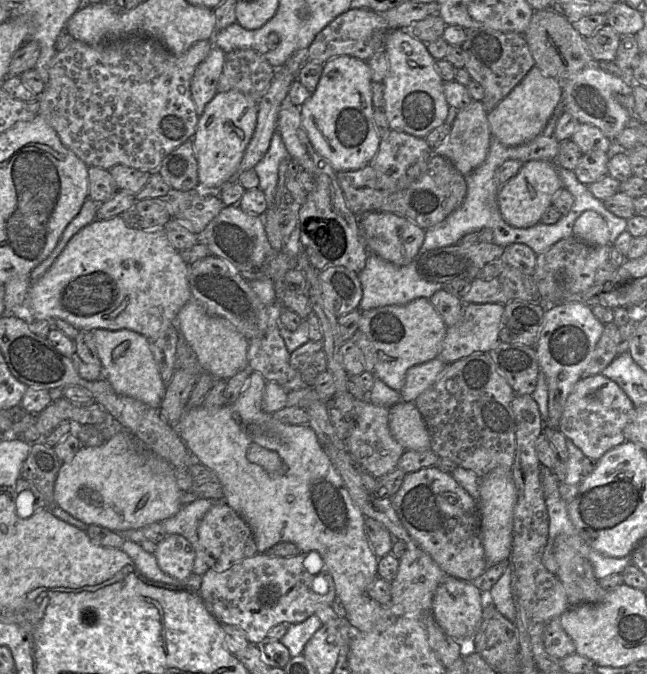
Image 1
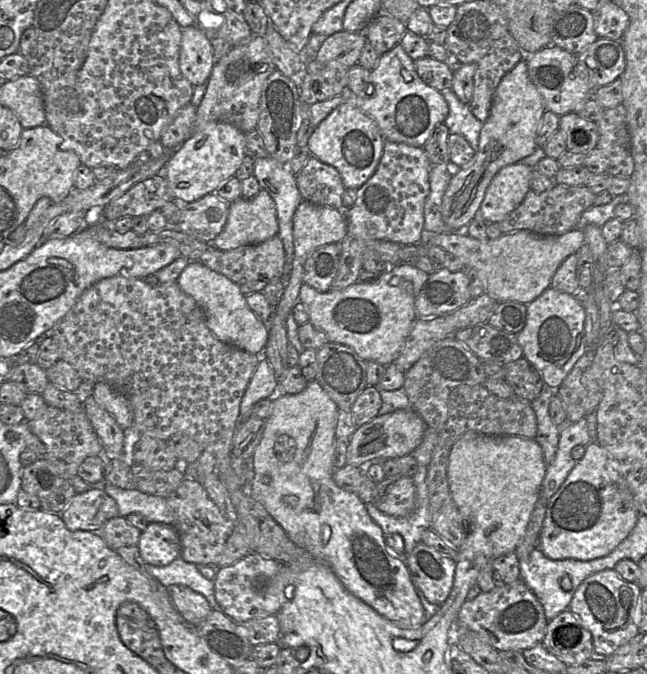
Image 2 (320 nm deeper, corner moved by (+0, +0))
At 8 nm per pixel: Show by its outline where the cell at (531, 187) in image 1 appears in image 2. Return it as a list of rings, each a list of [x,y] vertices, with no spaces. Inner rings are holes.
[[[520,163],[503,167],[486,190],[479,216],[487,223],[503,221],[529,192],[532,169]]]

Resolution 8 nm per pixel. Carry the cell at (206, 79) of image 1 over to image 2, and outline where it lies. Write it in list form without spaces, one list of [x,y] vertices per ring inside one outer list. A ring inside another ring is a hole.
[[[195,25],[181,30],[180,70],[193,87],[201,85],[209,79],[215,63],[211,40]]]

